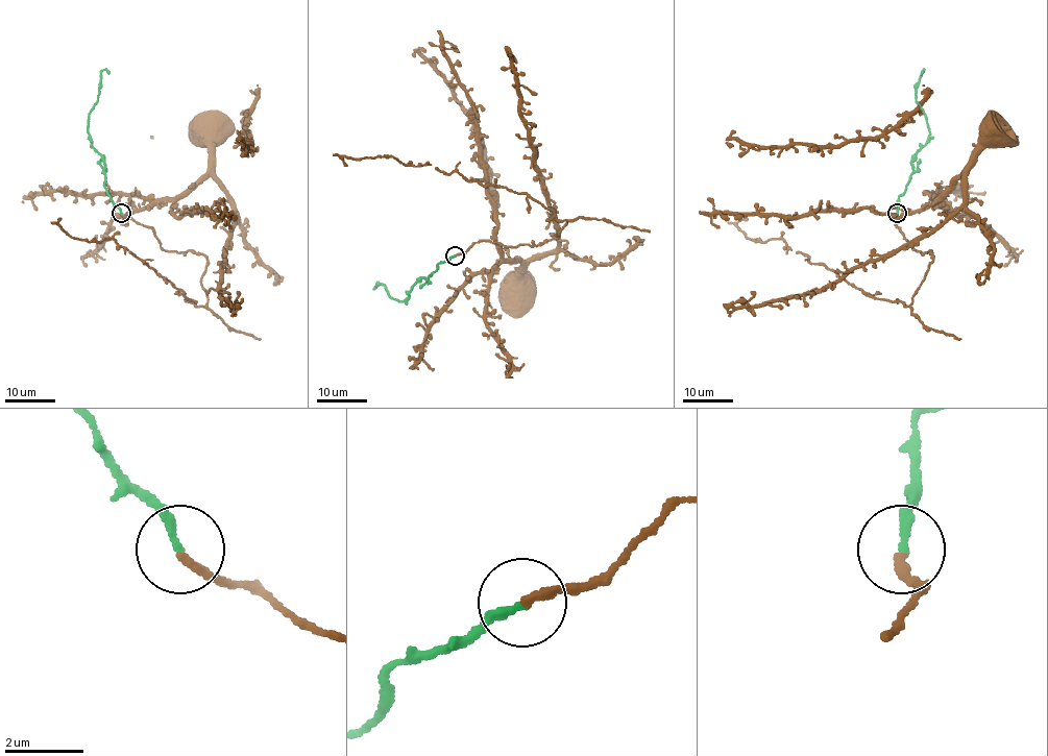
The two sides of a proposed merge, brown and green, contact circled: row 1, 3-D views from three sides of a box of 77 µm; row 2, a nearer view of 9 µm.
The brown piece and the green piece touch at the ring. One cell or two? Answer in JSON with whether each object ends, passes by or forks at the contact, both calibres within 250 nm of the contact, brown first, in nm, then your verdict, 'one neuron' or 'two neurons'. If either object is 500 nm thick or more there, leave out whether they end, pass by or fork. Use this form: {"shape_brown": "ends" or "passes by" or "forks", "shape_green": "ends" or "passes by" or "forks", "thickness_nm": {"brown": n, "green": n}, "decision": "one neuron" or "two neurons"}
{"shape_brown": "ends", "shape_green": "ends", "thickness_nm": {"brown": 200, "green": 200}, "decision": "one neuron"}

